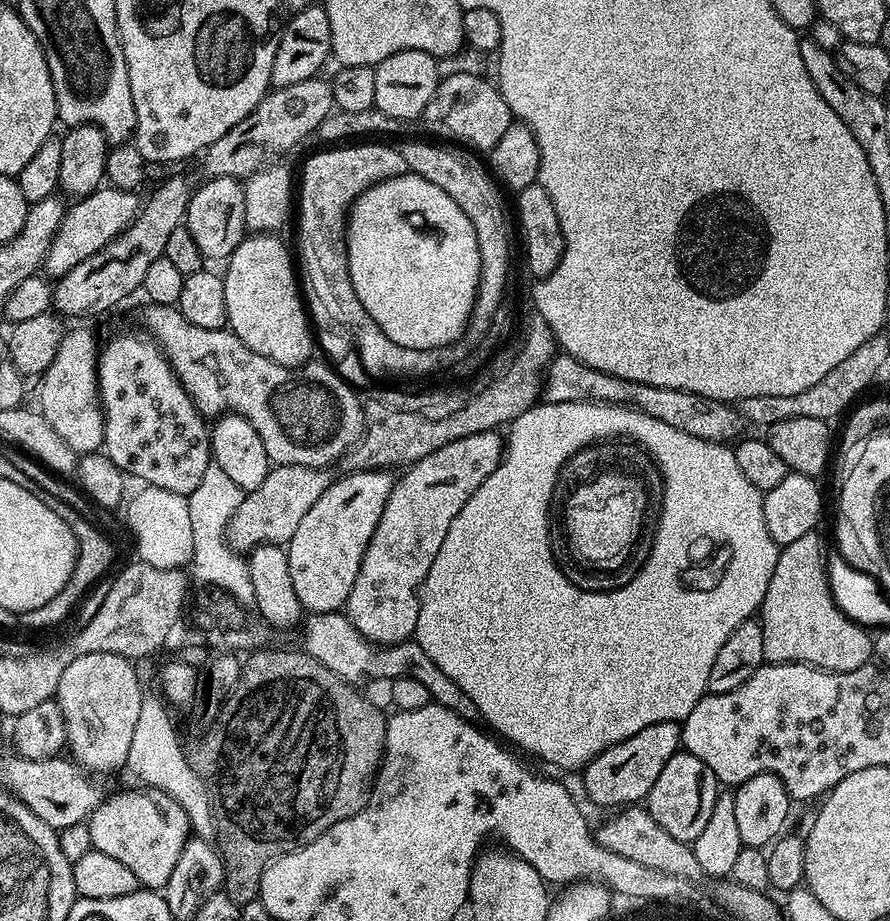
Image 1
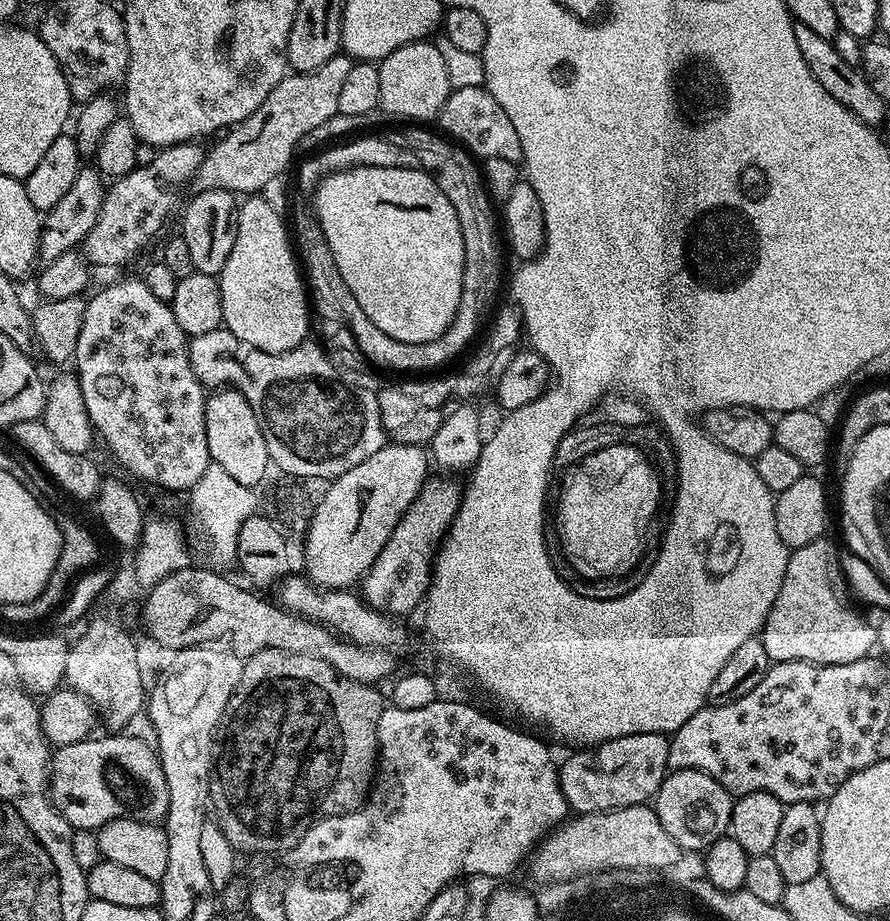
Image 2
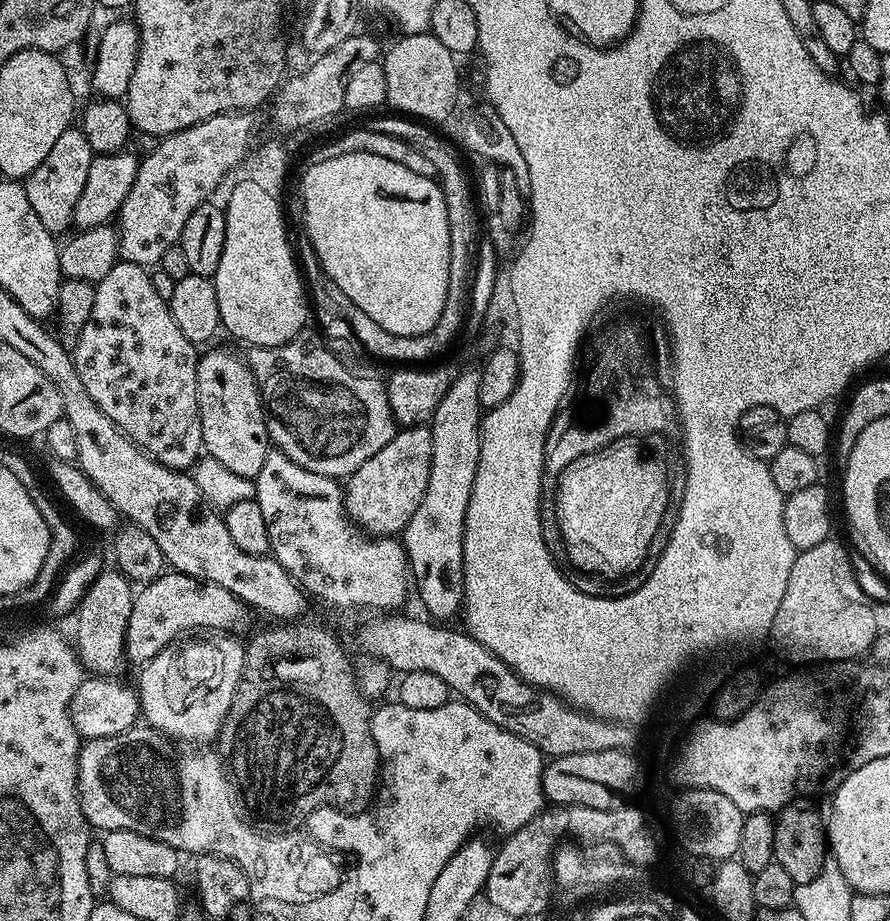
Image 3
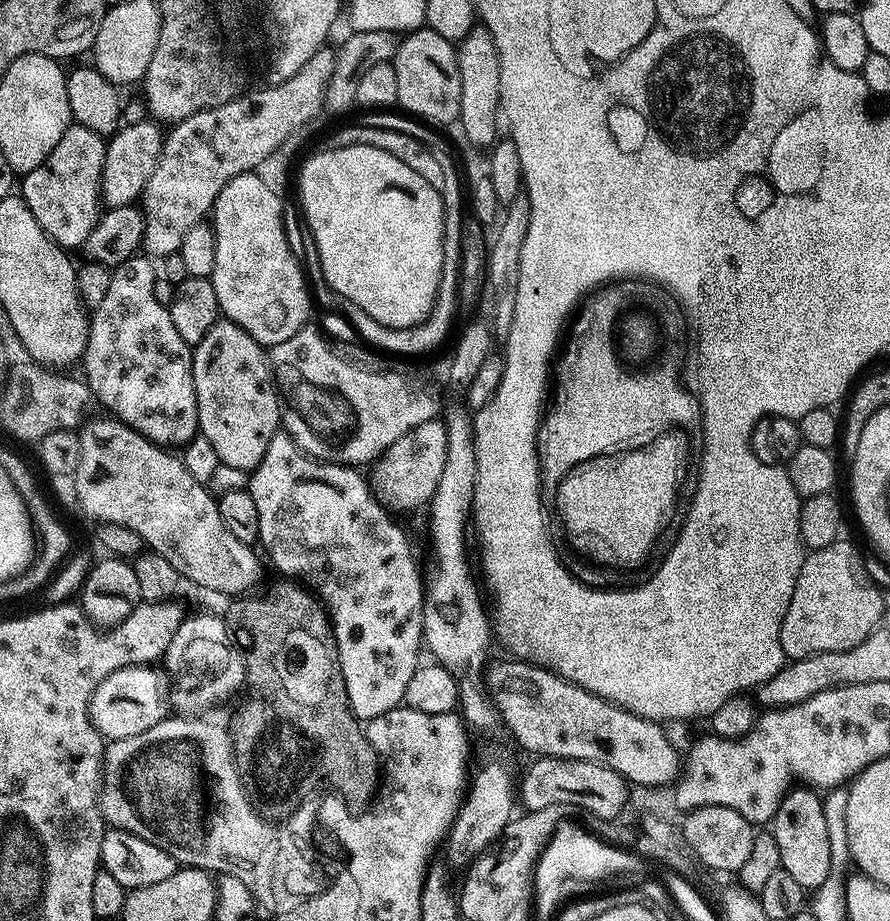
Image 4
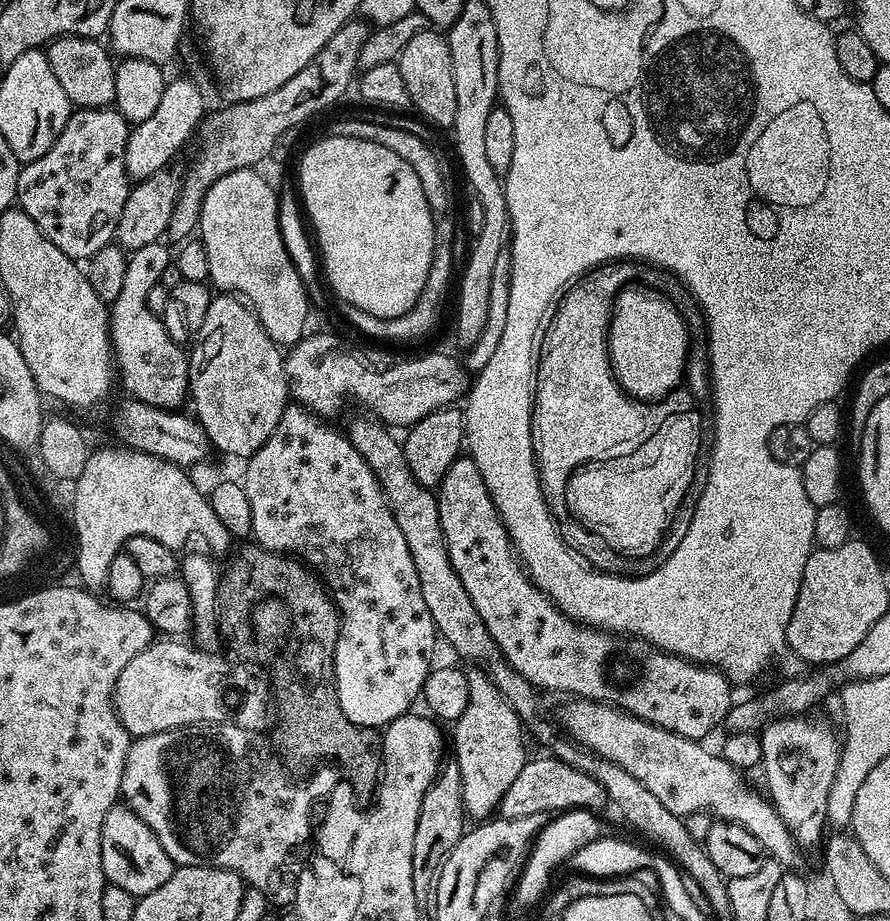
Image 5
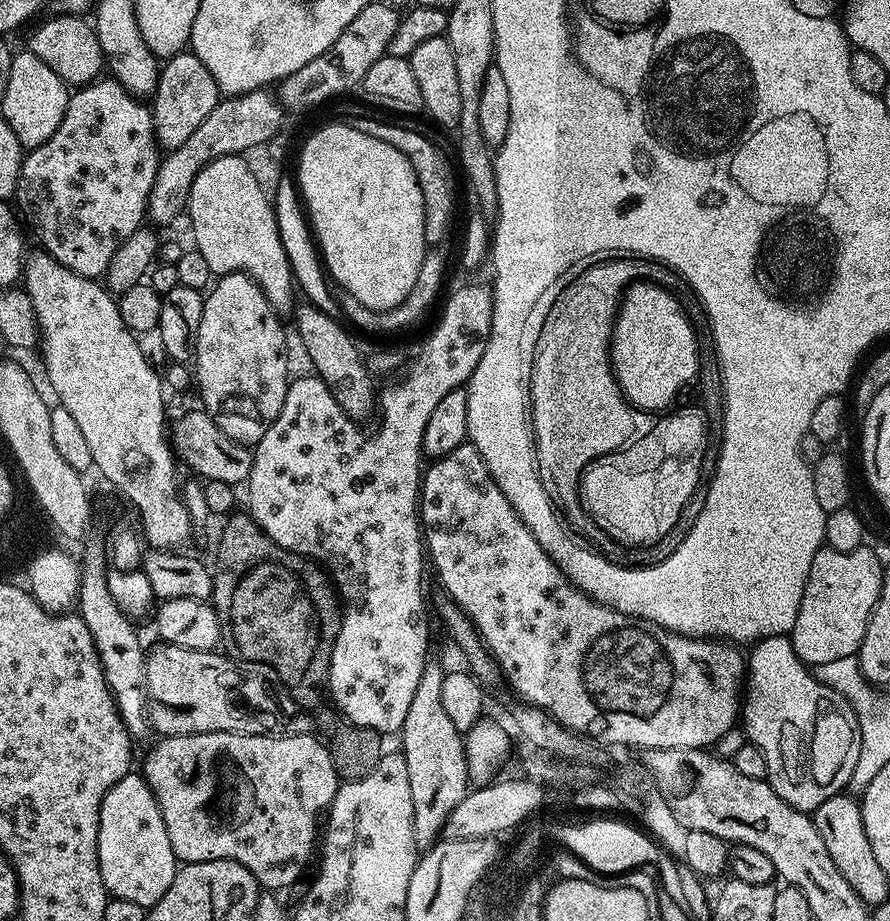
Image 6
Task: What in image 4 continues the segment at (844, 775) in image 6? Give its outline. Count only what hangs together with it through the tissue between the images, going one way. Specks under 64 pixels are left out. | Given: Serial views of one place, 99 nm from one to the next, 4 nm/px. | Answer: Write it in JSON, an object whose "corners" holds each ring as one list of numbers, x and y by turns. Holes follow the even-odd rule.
{"corners":[[796,786,788,791,776,811,776,817,770,821,770,831,778,842,783,871,793,875,806,890,815,890,826,882,834,861,830,850,830,834,826,832,824,802,819,791,808,786]]}

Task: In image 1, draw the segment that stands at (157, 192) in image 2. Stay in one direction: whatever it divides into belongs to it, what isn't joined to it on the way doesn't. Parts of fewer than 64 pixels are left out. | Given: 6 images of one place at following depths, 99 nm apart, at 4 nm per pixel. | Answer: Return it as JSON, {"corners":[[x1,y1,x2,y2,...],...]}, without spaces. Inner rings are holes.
{"corners":[[101,186,89,196,77,199,73,203,76,205,67,209,60,229,54,234,48,256,44,260,43,271,49,277,59,278,74,270,78,262,86,262,90,254,98,254,102,246,106,246,118,234,125,232,136,220,136,215,142,207,141,197,138,197,136,192]]}

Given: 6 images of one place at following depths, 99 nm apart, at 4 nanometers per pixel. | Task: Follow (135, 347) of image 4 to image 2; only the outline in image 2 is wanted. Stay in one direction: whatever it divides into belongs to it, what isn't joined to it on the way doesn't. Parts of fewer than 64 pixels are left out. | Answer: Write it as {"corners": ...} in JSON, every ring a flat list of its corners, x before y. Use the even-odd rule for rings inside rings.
{"corners":[[143,279,116,280,101,292,89,295,87,302,82,334,78,334,74,374,80,379,93,429,130,475,172,492,187,493,210,462,204,413,206,389,190,366,189,337,178,326,171,303,154,298]]}

